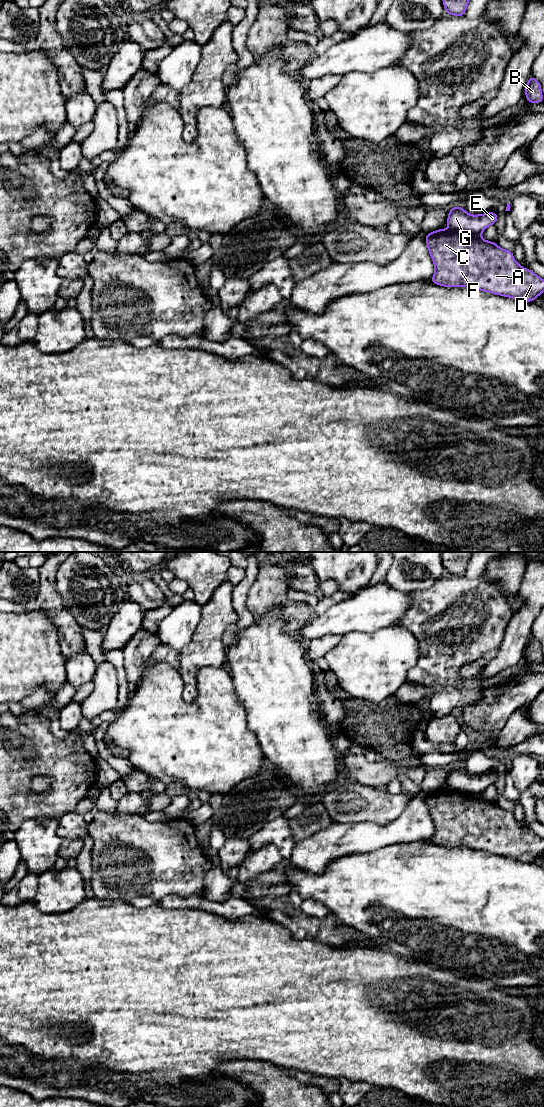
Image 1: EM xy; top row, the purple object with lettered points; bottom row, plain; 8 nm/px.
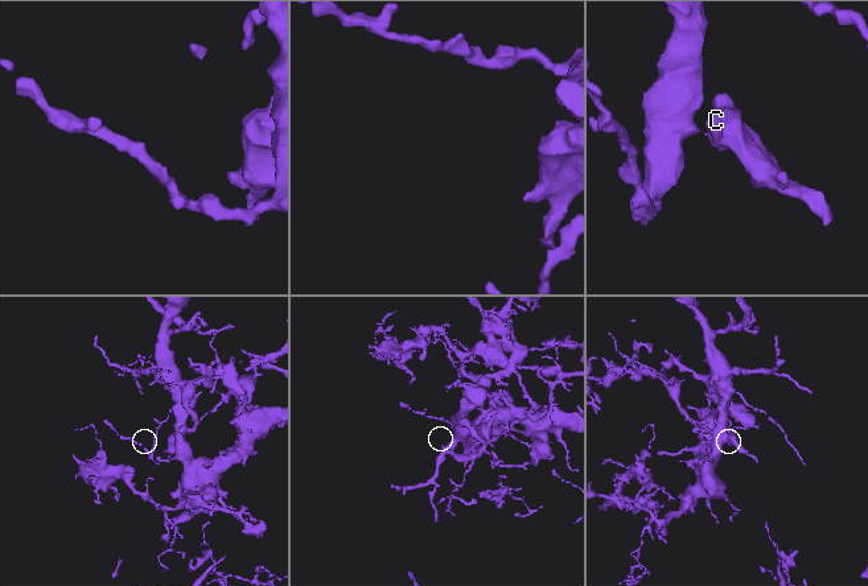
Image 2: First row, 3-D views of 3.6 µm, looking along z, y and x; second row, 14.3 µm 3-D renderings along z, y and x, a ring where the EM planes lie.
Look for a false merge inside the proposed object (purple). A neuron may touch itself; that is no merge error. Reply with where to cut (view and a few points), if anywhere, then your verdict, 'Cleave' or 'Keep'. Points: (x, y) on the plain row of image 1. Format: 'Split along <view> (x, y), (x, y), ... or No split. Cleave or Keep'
Split along xy (450, 789), (479, 796). Cleave

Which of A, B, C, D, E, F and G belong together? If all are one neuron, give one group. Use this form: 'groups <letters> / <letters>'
groups A B C D F / E G

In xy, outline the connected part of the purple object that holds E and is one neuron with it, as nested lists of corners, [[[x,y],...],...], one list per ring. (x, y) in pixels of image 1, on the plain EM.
[[[454,766],[450,768],[446,782],[452,791],[480,796],[487,787],[495,785],[497,780],[498,773],[495,771],[471,775],[463,767]]]

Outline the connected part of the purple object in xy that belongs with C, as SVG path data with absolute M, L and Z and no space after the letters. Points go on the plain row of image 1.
M439 788L425 794L425 802L435 826L435 834L429 841L431 843L448 848L467 847L521 862L533 862L544 853L544 839L519 825L512 811L502 809L494 801Z

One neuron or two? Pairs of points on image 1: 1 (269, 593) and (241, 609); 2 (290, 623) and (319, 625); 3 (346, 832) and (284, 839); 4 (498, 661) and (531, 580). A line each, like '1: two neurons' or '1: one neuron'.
1: two neurons
2: two neurons
3: two neurons
4: one neuron

